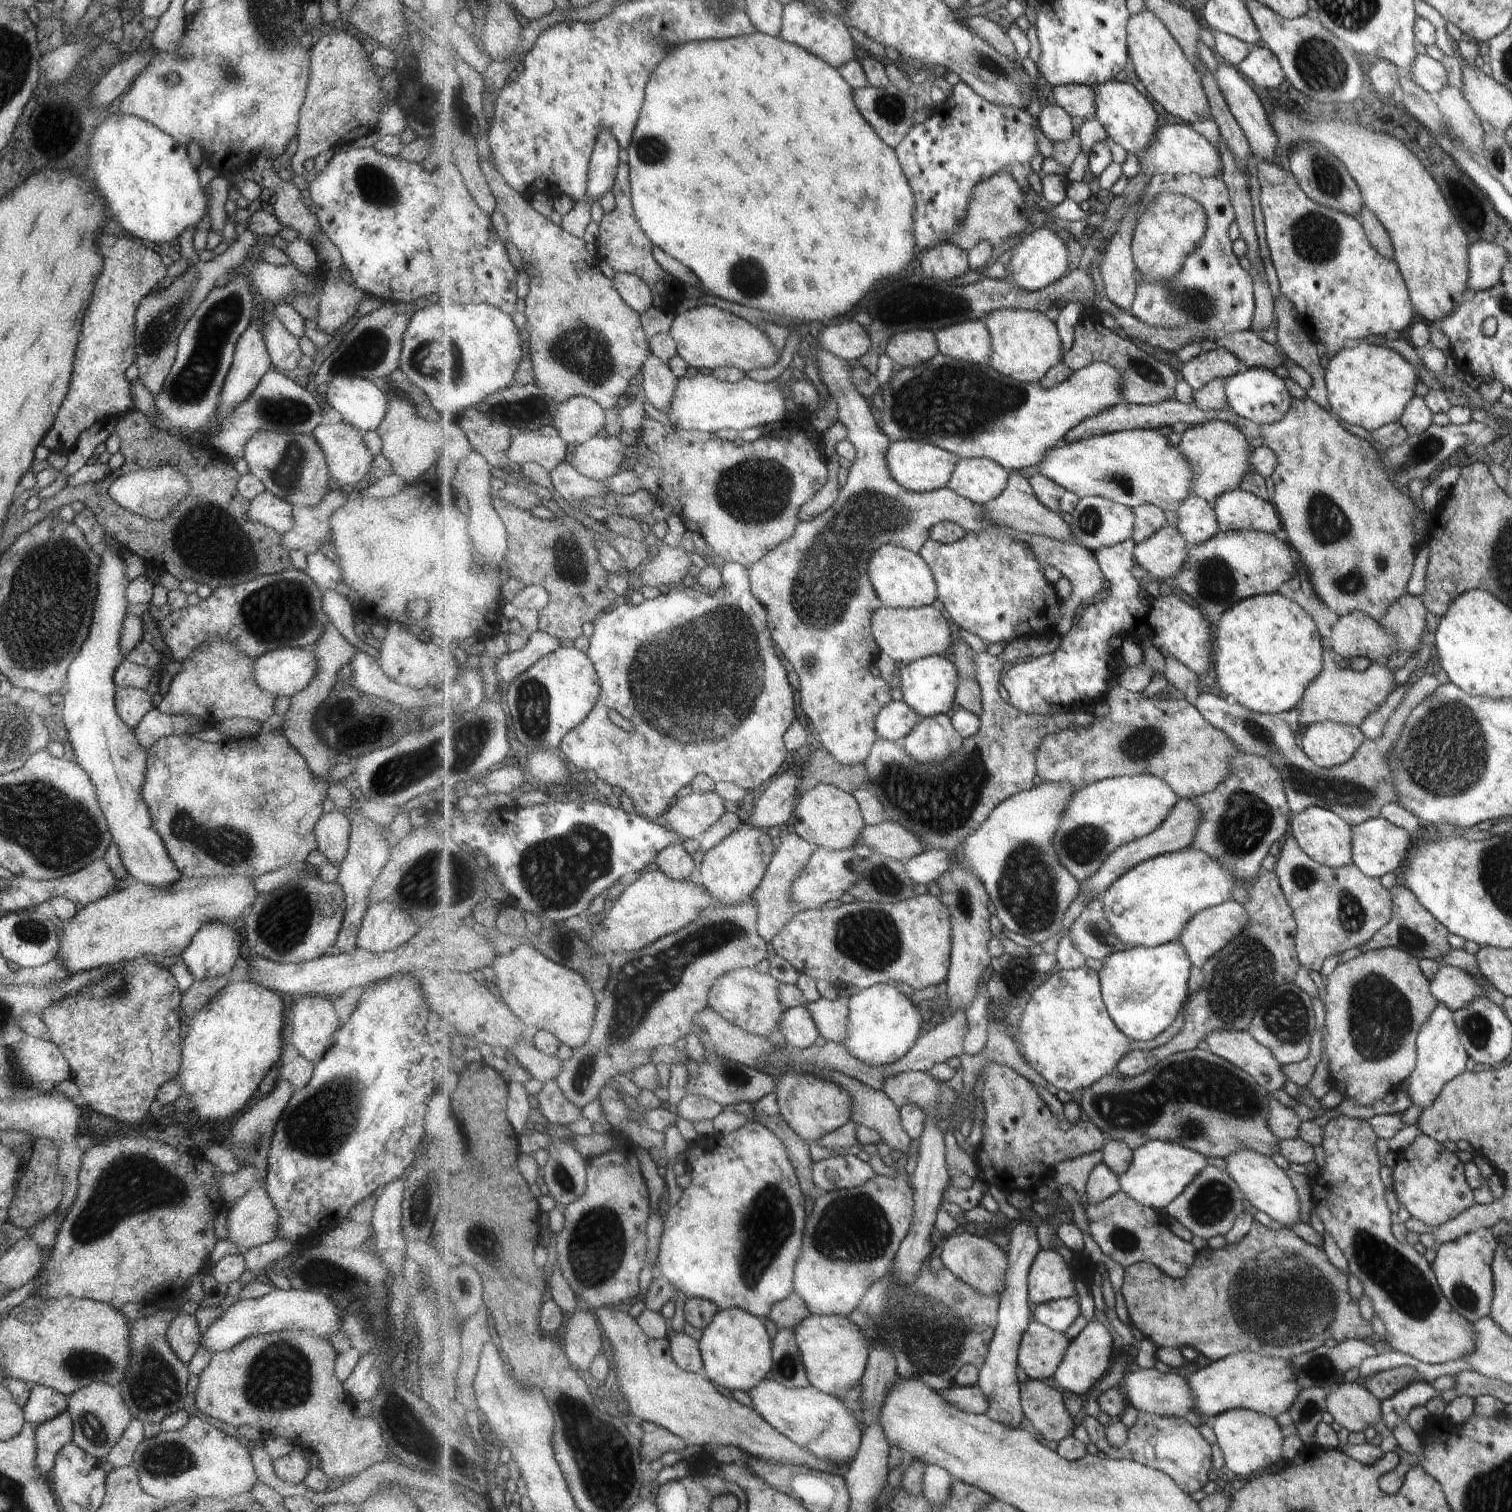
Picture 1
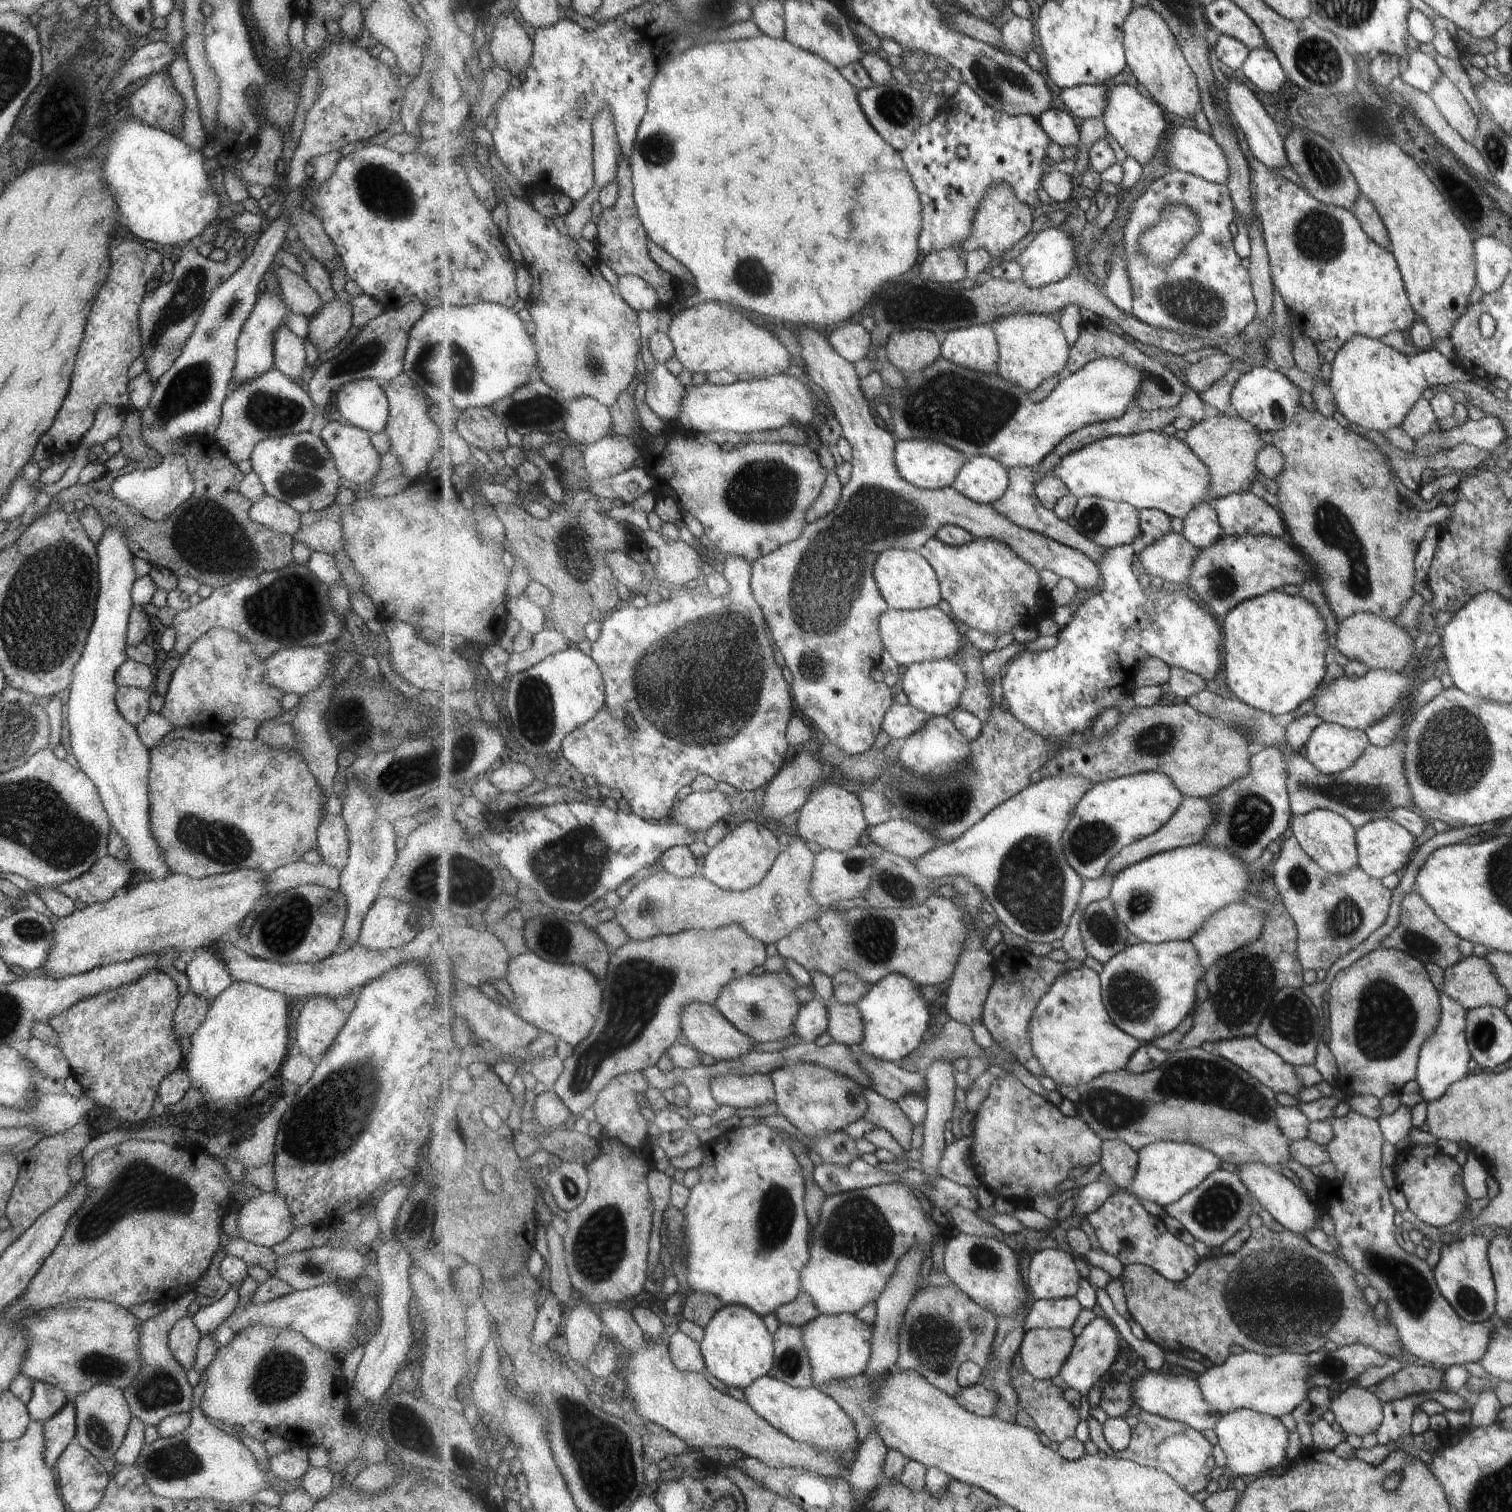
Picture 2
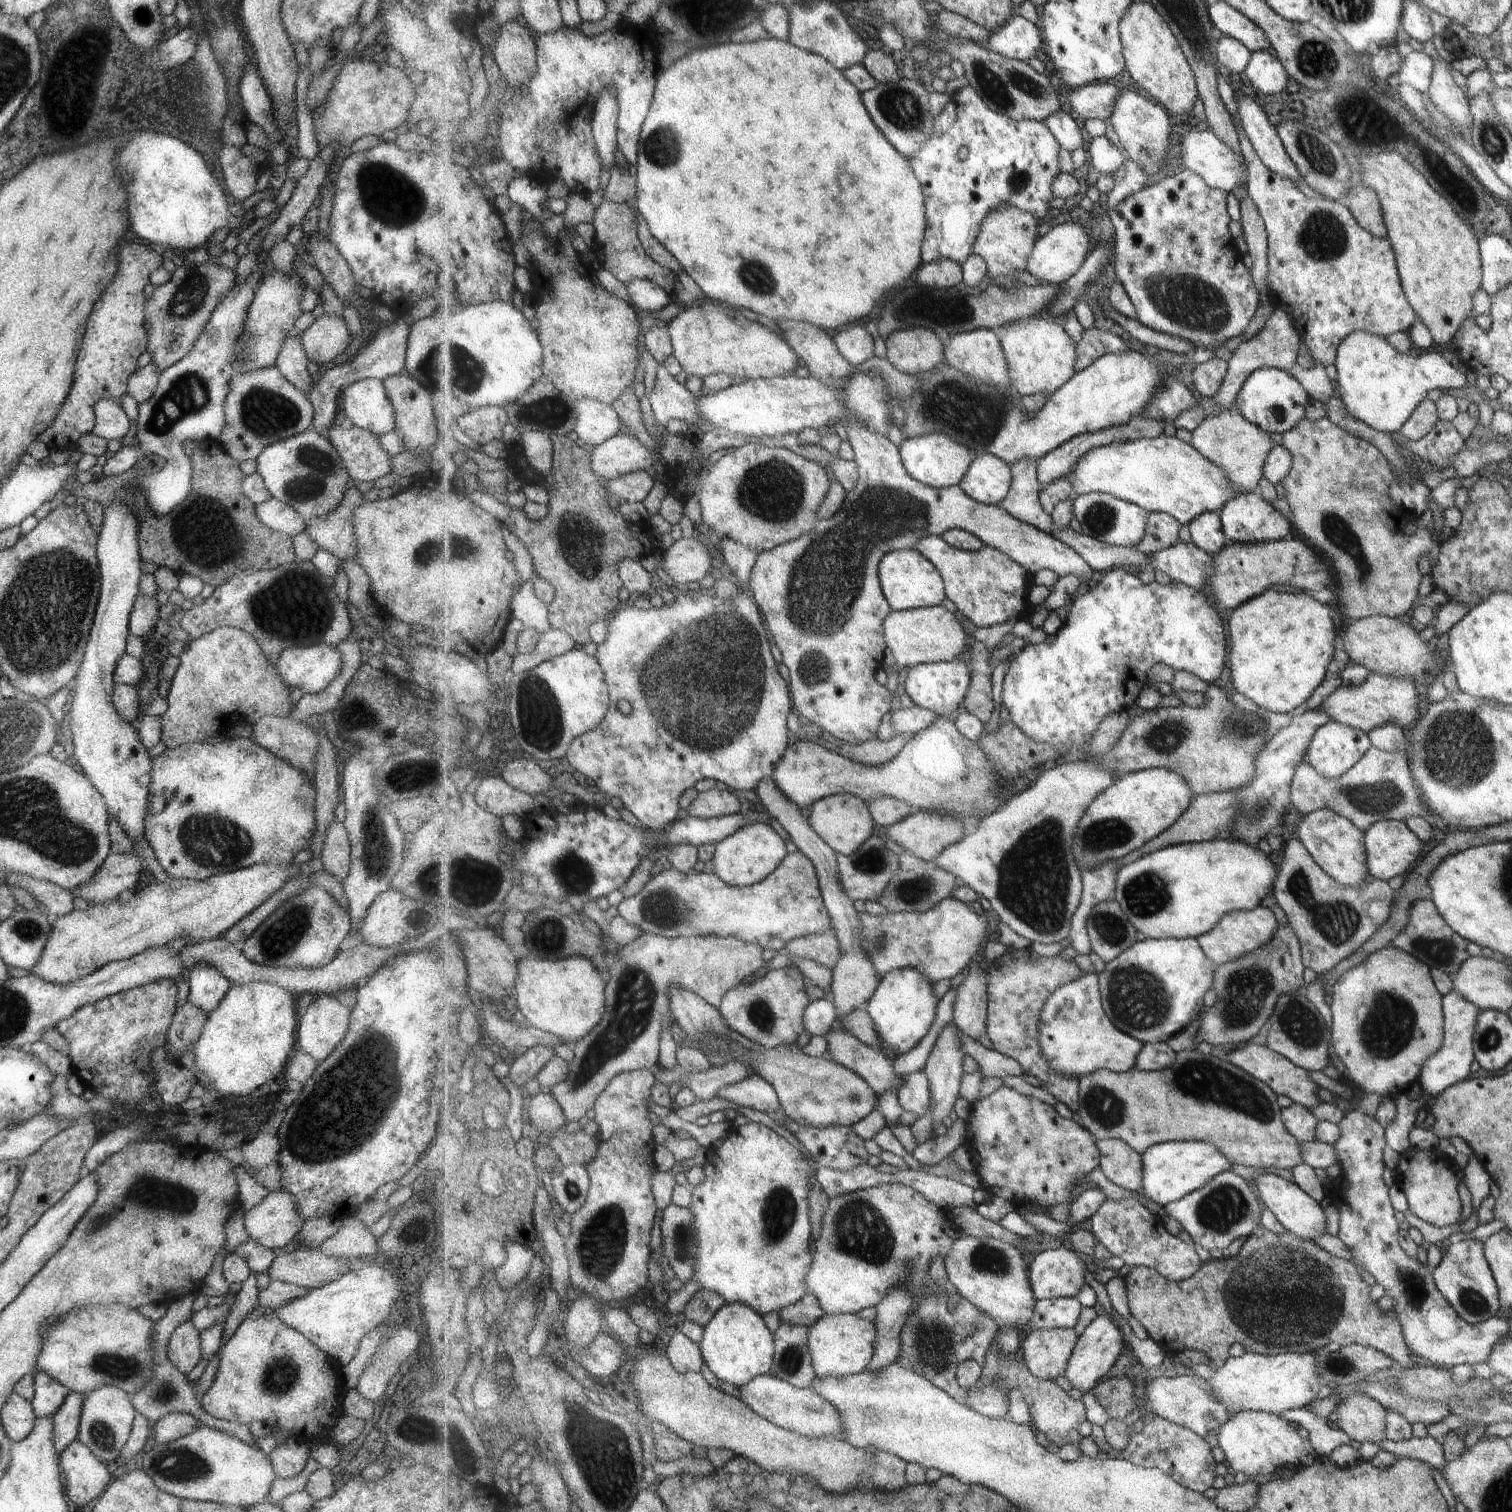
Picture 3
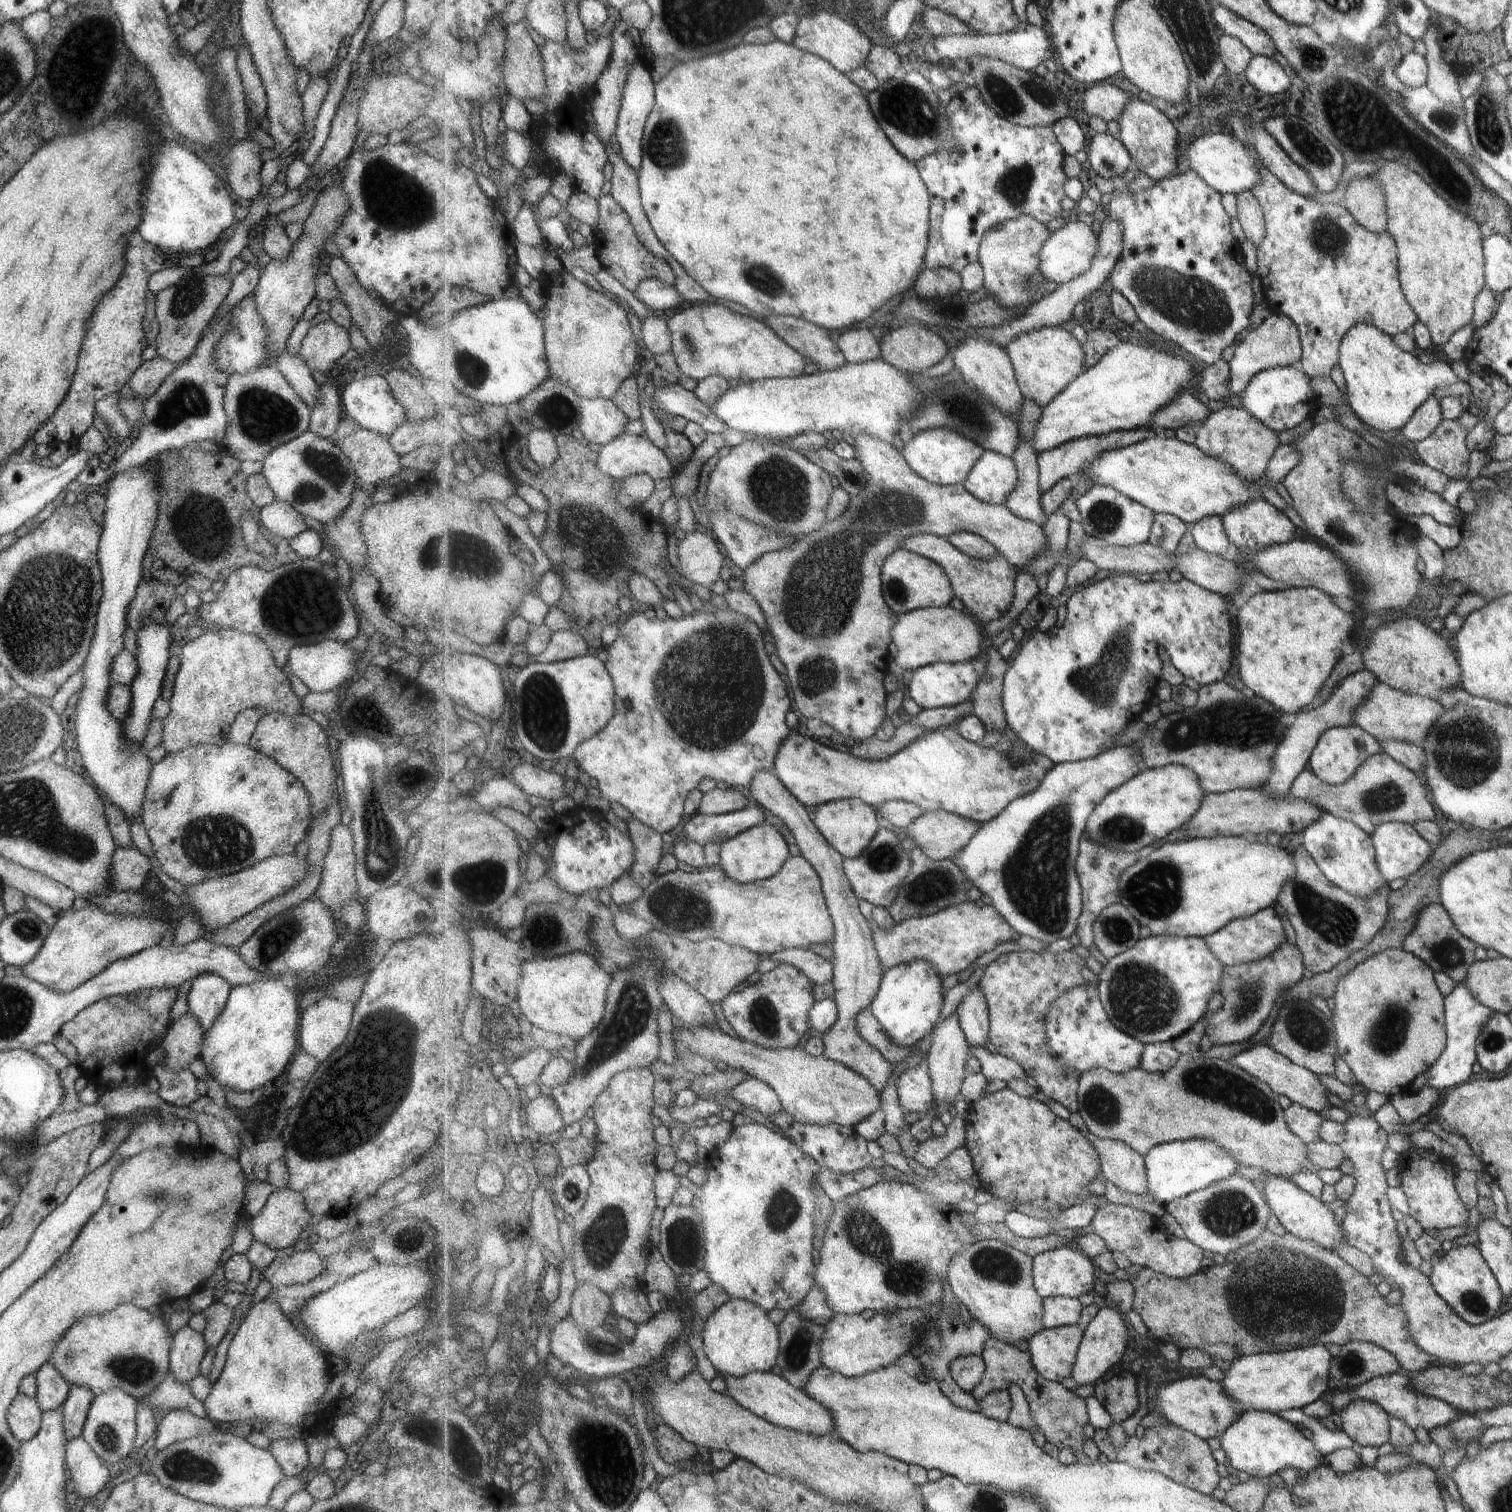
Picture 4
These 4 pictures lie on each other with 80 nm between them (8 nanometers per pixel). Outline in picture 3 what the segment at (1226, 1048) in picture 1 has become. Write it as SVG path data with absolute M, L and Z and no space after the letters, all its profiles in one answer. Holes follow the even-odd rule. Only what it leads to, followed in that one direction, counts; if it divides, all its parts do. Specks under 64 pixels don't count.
M1249 1040L1239 1046L1232 1046L1232 1051L1227 1056L1227 1060L1246 1073L1250 1073L1257 1080L1263 1081L1263 1084L1269 1086L1277 1095L1286 1096L1292 1103L1300 1104L1306 1109L1319 1104L1320 1100L1316 1095L1319 1086L1309 1077L1309 1072L1291 1064L1290 1060L1267 1048L1266 1045L1256 1045Z

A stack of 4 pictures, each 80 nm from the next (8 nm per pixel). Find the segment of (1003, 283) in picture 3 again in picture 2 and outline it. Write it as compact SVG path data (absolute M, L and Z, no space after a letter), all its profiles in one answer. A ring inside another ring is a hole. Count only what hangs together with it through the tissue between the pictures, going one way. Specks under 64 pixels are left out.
M1010 184L991 187L978 208L971 236L963 243L963 250L978 251L986 249L992 256L991 264L1003 267L1007 254L1012 252L1012 259L1017 261L1018 244L1033 230L1033 212L1023 204L1014 193Z

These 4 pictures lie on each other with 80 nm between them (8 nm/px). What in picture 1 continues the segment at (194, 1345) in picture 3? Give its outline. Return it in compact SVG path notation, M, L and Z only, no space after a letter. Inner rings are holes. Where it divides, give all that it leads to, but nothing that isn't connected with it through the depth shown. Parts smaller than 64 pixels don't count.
M179 1311L166 1330L166 1339L176 1357L187 1364L200 1346L200 1330L194 1315Z

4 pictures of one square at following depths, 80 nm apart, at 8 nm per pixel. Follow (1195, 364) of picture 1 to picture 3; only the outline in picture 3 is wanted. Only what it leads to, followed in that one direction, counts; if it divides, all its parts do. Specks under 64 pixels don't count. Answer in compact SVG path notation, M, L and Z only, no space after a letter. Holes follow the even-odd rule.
M1219 358L1197 365L1193 370L1195 389L1202 396L1213 399L1222 390L1222 384L1226 380L1228 370L1228 362Z

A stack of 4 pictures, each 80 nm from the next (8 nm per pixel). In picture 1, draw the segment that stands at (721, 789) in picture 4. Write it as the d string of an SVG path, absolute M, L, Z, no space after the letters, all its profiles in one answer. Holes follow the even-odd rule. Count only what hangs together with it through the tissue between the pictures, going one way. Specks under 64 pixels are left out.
M691 792L675 798L661 822L679 833L680 840L700 840L726 812L723 799L717 792Z

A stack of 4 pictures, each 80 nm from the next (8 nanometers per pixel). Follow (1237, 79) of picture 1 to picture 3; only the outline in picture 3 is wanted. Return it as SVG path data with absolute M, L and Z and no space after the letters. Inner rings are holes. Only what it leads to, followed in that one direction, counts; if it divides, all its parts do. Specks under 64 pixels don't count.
M1245 95L1234 98L1237 103L1238 117L1254 153L1271 172L1278 173L1284 179L1295 184L1301 175L1287 156L1274 128L1266 120L1261 108L1253 99Z

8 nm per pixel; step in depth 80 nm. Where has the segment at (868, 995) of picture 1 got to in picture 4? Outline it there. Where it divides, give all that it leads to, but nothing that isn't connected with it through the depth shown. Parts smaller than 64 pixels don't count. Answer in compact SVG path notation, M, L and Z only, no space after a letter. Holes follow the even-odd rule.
M926 960L902 964L885 971L877 998L870 1011L883 1025L887 1034L898 1044L915 1048L916 1044L931 1035L942 1019L944 1007L942 977Z

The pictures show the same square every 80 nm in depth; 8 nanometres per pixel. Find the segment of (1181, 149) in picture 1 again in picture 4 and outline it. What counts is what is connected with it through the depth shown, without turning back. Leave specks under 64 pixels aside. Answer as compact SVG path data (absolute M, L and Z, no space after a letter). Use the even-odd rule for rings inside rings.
M1208 133L1199 136L1189 148L1189 161L1191 168L1207 181L1217 192L1222 194L1231 193L1236 195L1243 191L1250 191L1262 179L1263 166L1258 153L1250 145L1243 144L1232 133Z

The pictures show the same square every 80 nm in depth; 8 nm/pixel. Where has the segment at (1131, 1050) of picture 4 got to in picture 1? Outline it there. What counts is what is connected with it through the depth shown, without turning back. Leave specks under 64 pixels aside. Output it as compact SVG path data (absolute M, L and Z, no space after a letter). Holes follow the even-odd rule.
M1086 965L1078 969L1057 969L1050 975L1047 984L1039 987L1034 999L1026 1006L1019 1034L1013 1040L1030 1067L1037 1069L1059 1093L1069 1094L1090 1087L1115 1072L1120 1061L1131 1052L1133 1044L1133 1039L1120 1030L1107 1010L1100 974Z

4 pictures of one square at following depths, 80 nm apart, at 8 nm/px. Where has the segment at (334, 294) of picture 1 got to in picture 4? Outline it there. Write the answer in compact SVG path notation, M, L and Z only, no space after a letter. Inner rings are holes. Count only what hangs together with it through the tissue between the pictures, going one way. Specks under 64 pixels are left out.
M325 321L309 327L301 340L298 354L310 370L330 375L335 360L341 358L349 348L348 330L333 321Z

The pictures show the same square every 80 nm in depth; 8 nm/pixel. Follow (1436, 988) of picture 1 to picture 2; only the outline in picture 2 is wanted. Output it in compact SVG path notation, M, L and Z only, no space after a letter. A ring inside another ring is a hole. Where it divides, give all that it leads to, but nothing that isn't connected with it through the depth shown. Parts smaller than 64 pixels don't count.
M1473 954L1462 957L1442 973L1444 985L1441 992L1465 1010L1485 1005L1502 1010L1511 999L1483 957Z

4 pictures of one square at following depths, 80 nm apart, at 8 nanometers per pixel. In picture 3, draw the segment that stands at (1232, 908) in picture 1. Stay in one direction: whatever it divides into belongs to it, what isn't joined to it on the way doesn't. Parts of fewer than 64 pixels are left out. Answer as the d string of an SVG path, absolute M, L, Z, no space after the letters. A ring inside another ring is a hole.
M1257 906L1250 911L1231 912L1211 932L1201 935L1198 939L1207 956L1218 966L1230 963L1235 959L1241 959L1242 956L1249 955L1269 943L1275 936L1277 926L1277 921L1271 910Z

